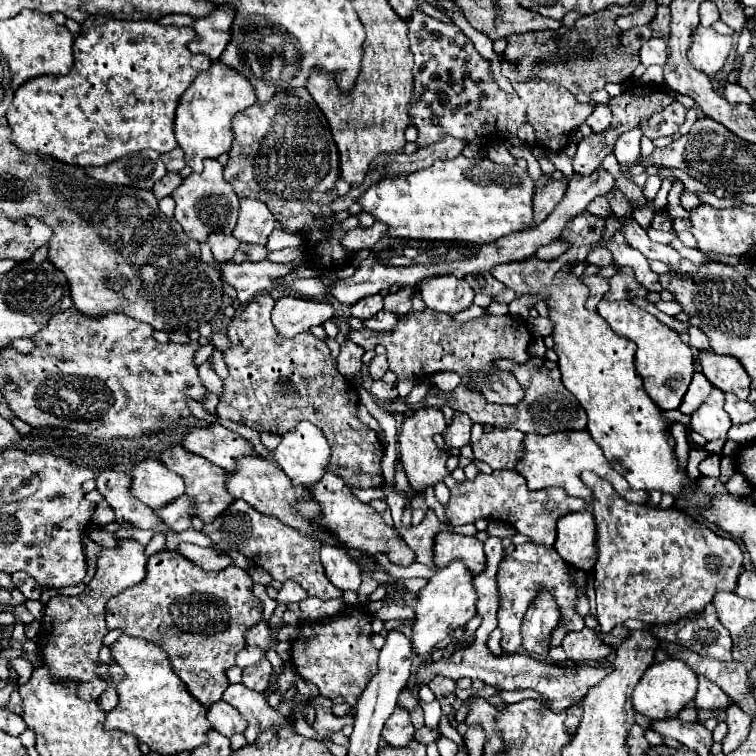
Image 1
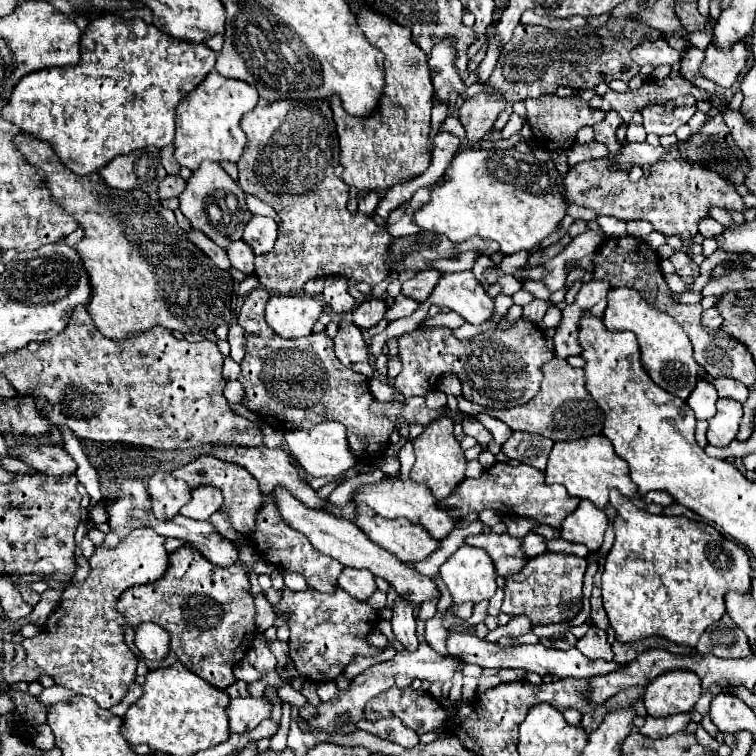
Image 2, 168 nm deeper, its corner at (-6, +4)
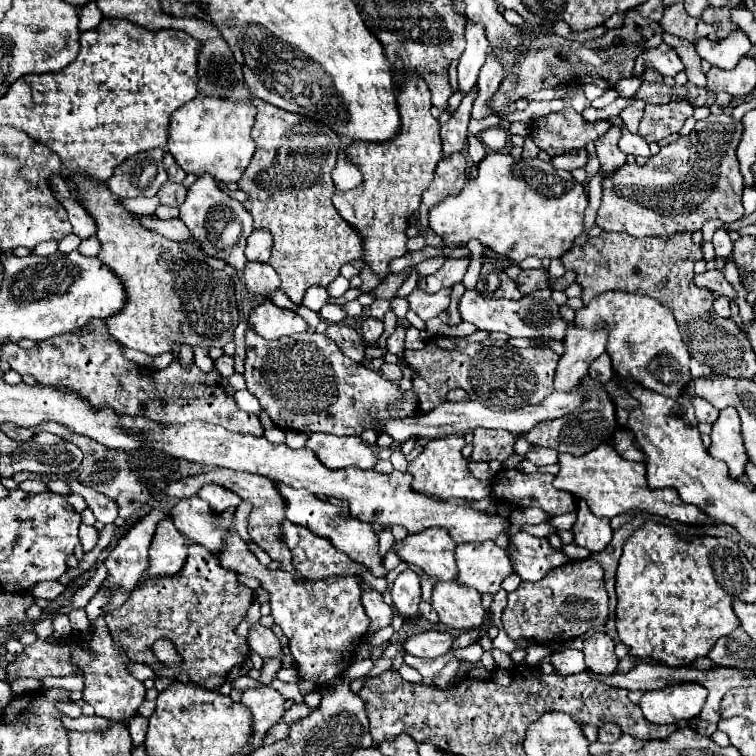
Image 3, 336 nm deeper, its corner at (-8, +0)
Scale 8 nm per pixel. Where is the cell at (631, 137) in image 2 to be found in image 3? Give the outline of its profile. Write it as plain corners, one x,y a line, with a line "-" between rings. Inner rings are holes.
642,99
636,101
636,105
628,105
624,107
624,111
620,113
622,121
626,123
626,129
630,133
638,133
638,123
640,123
640,117
643,117
646,102

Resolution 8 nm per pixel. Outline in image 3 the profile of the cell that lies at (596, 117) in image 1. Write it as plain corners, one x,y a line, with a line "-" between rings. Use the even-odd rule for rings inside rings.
614,125
604,137
598,137
594,141
598,159
600,159
600,171
606,177
626,163
626,153
618,149
618,139
620,139
620,127

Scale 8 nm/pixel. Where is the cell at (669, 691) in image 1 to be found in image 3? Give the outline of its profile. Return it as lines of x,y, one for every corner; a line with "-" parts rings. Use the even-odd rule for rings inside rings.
672,685
672,689
646,691
640,699
640,709
650,723
678,723
700,715
706,701
702,685

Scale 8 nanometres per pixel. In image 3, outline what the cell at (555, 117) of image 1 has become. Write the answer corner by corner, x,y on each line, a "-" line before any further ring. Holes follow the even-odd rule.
564,107
558,113
534,119
530,125
530,137
552,157
574,149
584,149
590,141
604,135
610,127
610,121
588,123
572,107

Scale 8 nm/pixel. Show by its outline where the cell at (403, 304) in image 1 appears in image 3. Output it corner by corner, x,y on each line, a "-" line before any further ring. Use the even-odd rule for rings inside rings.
464,257
464,259
446,259
444,265
434,275
422,277
418,287
422,287
428,293
436,293
436,289
442,289
442,287
452,287
454,283
462,281
468,265
470,265
468,257

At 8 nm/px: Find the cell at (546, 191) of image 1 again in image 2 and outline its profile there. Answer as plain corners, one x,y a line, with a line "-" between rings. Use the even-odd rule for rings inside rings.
674,157
654,163
650,167
650,175
642,177
638,183
630,183
628,173
610,173
604,165
606,159
584,161
570,167
564,175
564,201
568,205
582,205
594,209
598,215
612,215
622,221
644,219
652,223
654,231
682,239
690,239
698,233
698,221
708,217
710,207
744,209
736,187
724,177
718,177
708,169
692,169
690,165
682,165
682,161
674,161

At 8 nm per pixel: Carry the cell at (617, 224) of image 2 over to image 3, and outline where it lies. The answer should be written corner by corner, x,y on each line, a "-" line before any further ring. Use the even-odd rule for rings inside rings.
490,153
478,167
478,177
468,181
460,195
446,197
438,205
430,209
430,227
438,237
452,245
468,243
470,239
478,239
482,245
490,247
502,257
508,257
516,263
524,261
530,255
540,259
560,259
580,235
598,236
602,231
597,225
586,229
584,211
588,207
588,193
582,183
578,183
568,171
552,169
550,163
540,159
514,159
508,153

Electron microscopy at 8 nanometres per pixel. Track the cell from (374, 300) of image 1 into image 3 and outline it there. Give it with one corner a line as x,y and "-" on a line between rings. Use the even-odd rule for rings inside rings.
368,317
362,321
362,339
366,343
378,343
382,333
384,333
384,323
380,319

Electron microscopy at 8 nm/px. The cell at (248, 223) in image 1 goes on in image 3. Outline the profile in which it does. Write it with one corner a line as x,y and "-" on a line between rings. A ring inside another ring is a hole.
258,229
248,237
246,259
248,261
258,261
258,263
268,263
270,249
272,249
272,235
268,231

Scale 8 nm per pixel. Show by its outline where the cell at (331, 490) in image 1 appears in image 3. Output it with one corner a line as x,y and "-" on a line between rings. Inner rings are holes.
430,527
394,543
394,551
402,561
420,567
438,581
452,581
458,577
454,549
454,539
442,527

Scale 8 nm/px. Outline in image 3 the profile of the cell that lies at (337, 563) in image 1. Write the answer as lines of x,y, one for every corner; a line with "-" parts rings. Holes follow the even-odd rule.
362,583
362,605
366,609
366,615
370,617
368,633
376,633
392,623
392,607
384,603
378,591
364,589
364,583

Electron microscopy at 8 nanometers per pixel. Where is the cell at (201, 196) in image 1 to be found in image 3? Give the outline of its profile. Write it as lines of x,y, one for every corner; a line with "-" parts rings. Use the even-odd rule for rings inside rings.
202,175
188,189
186,201
180,205
180,219
190,229
190,235
194,237
194,241
198,241
200,247
210,257
216,257
216,259
222,259
222,261
234,265
238,273
244,269
244,265
246,265
246,257
244,257
246,239
254,231
252,217
248,217
248,213
240,201
232,199
228,193
222,193
212,177

